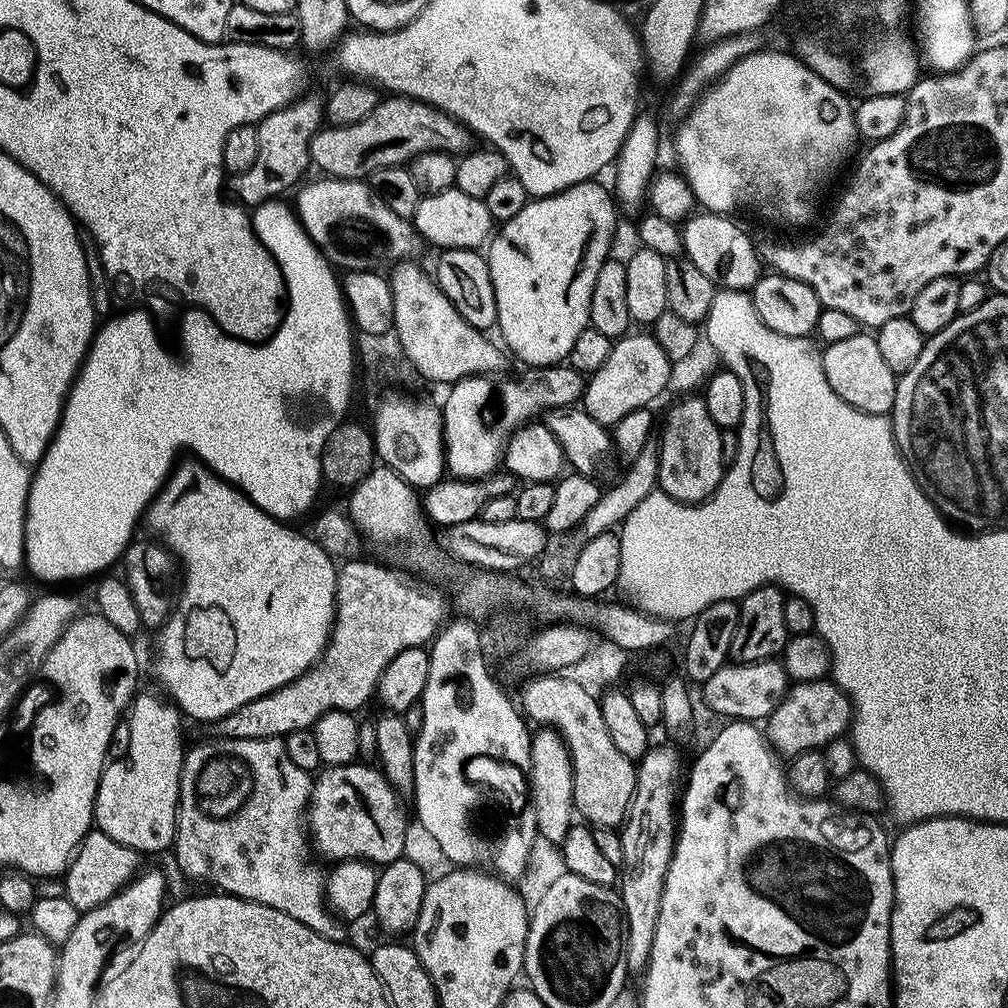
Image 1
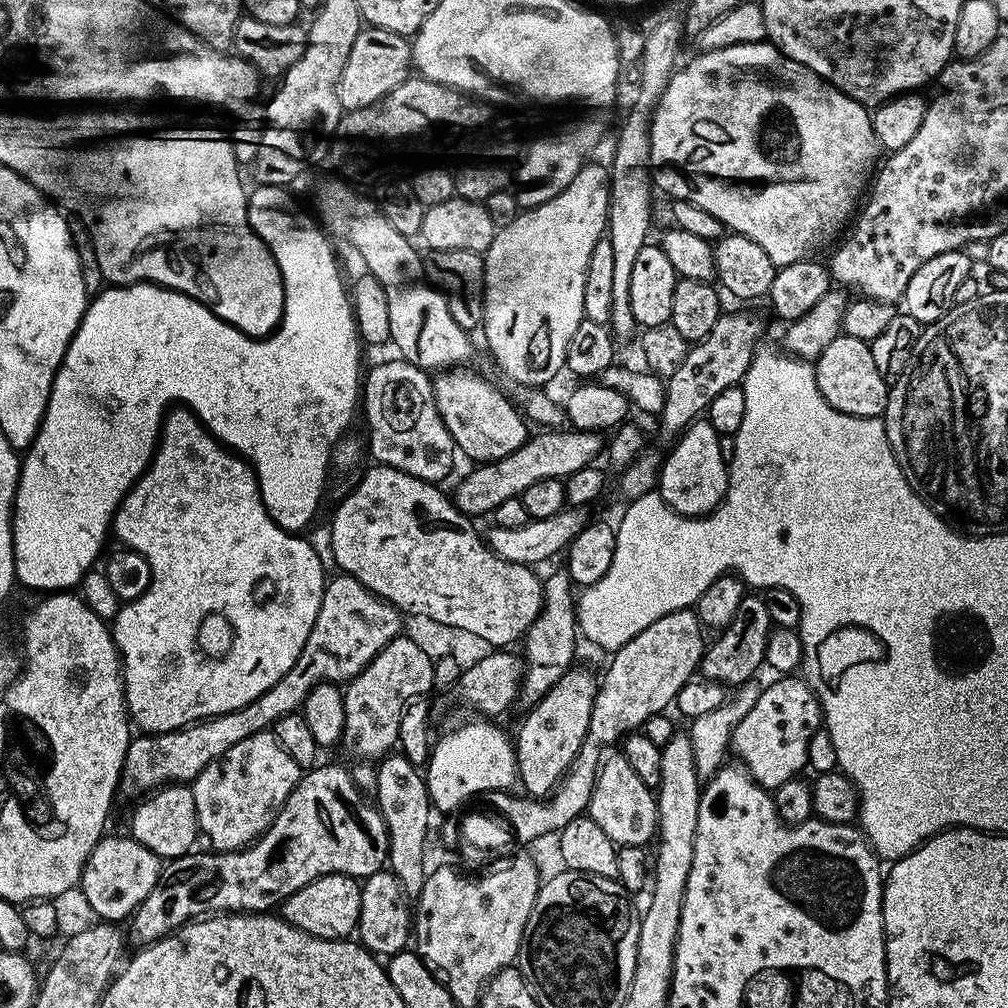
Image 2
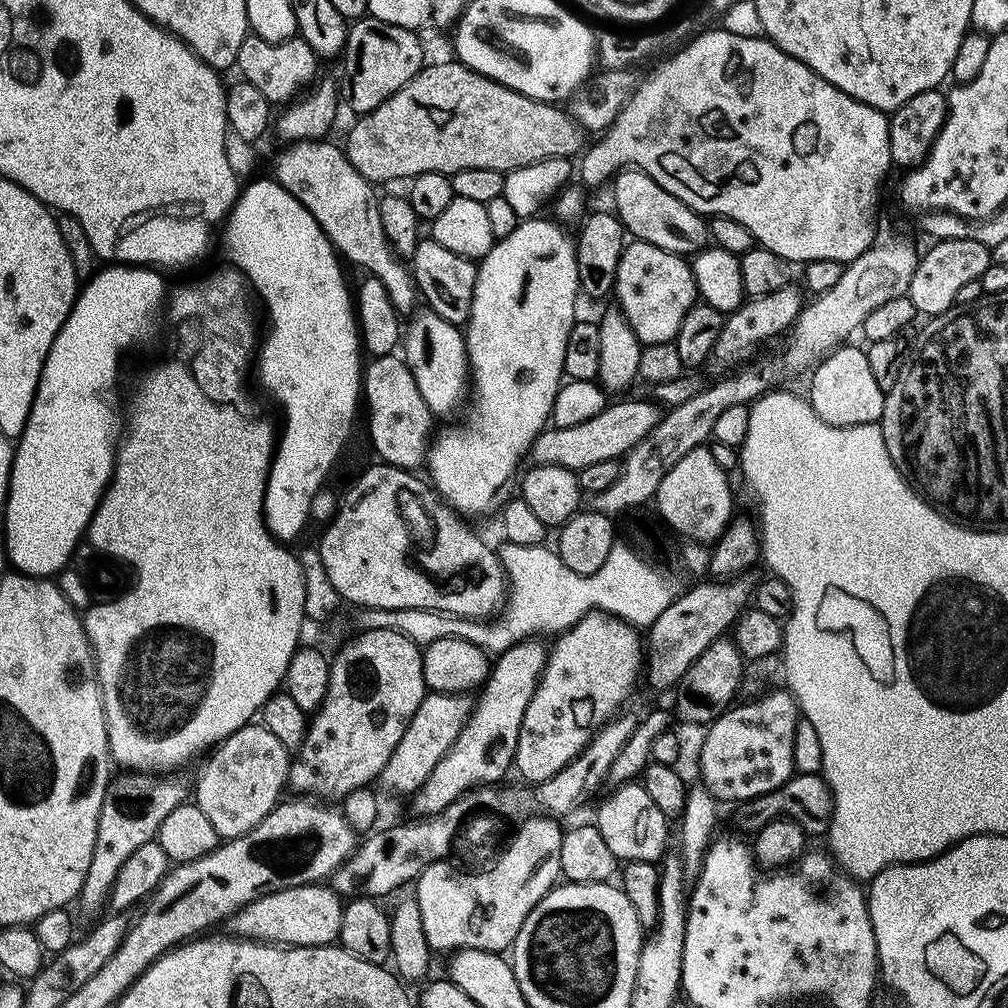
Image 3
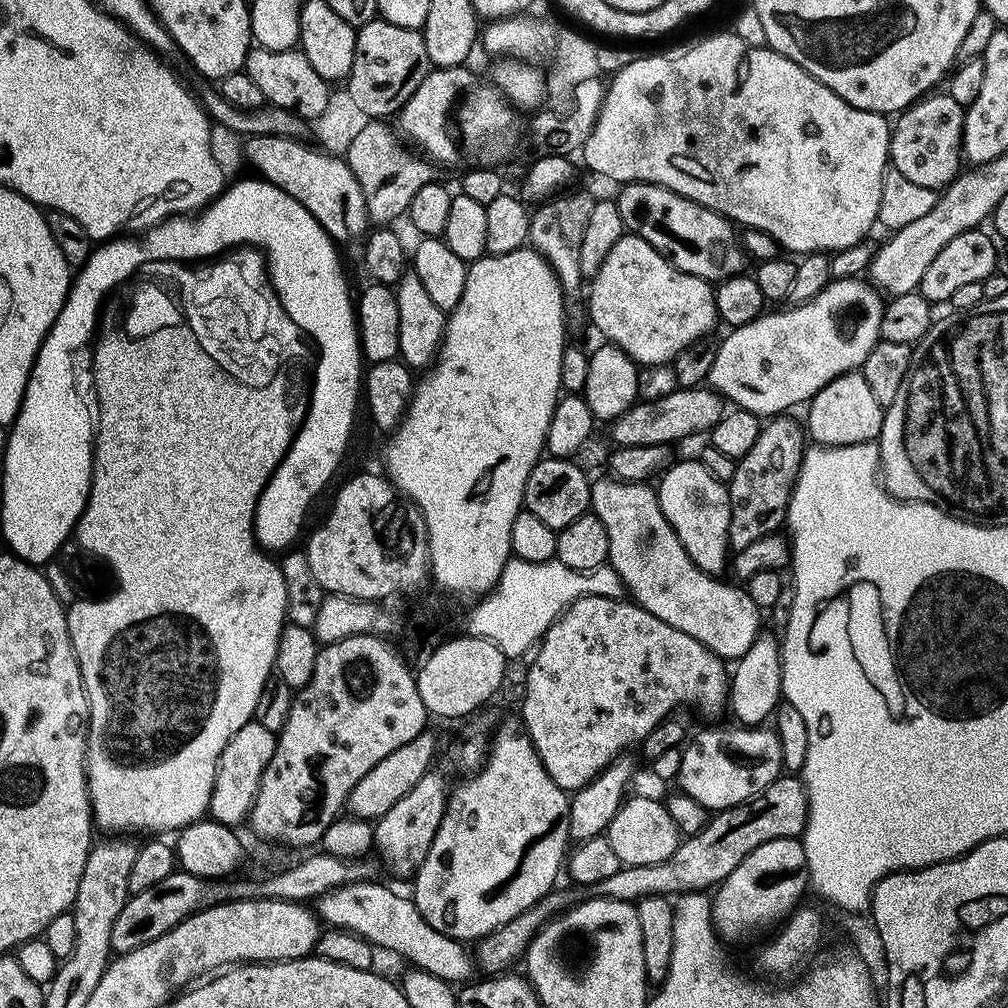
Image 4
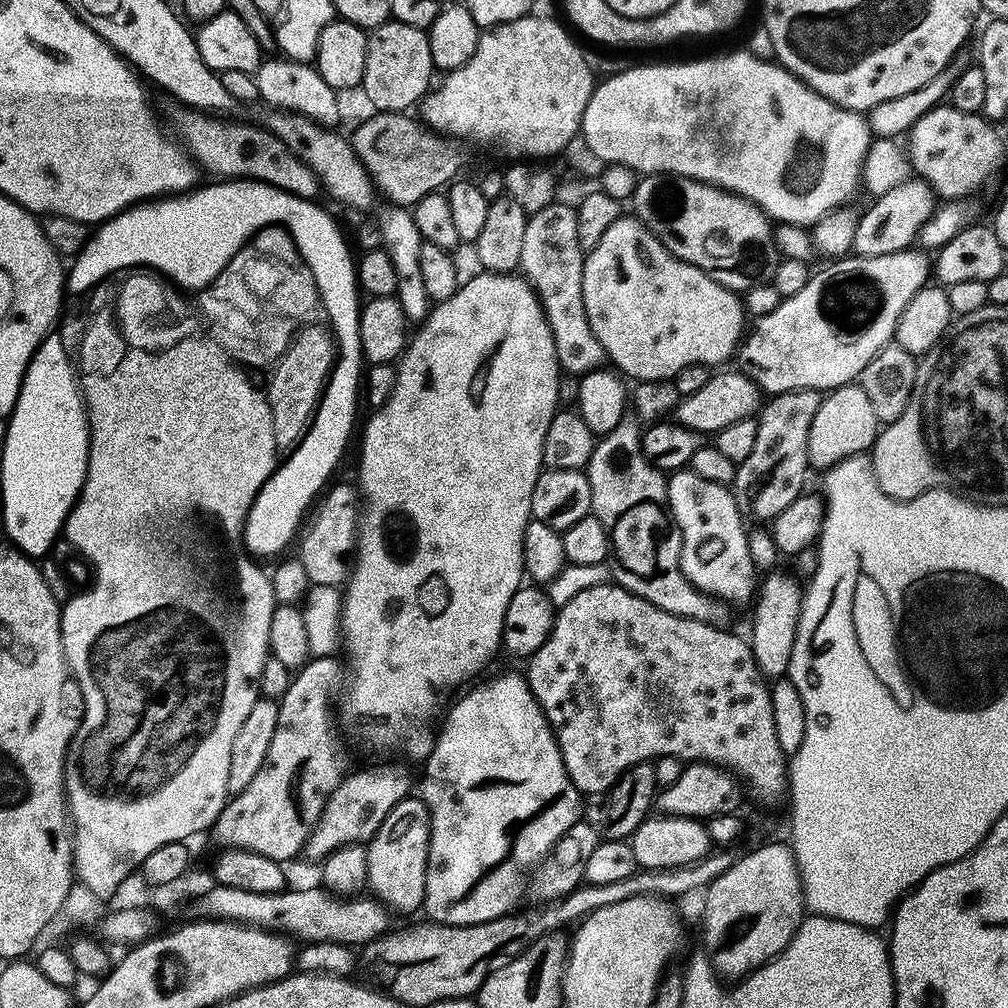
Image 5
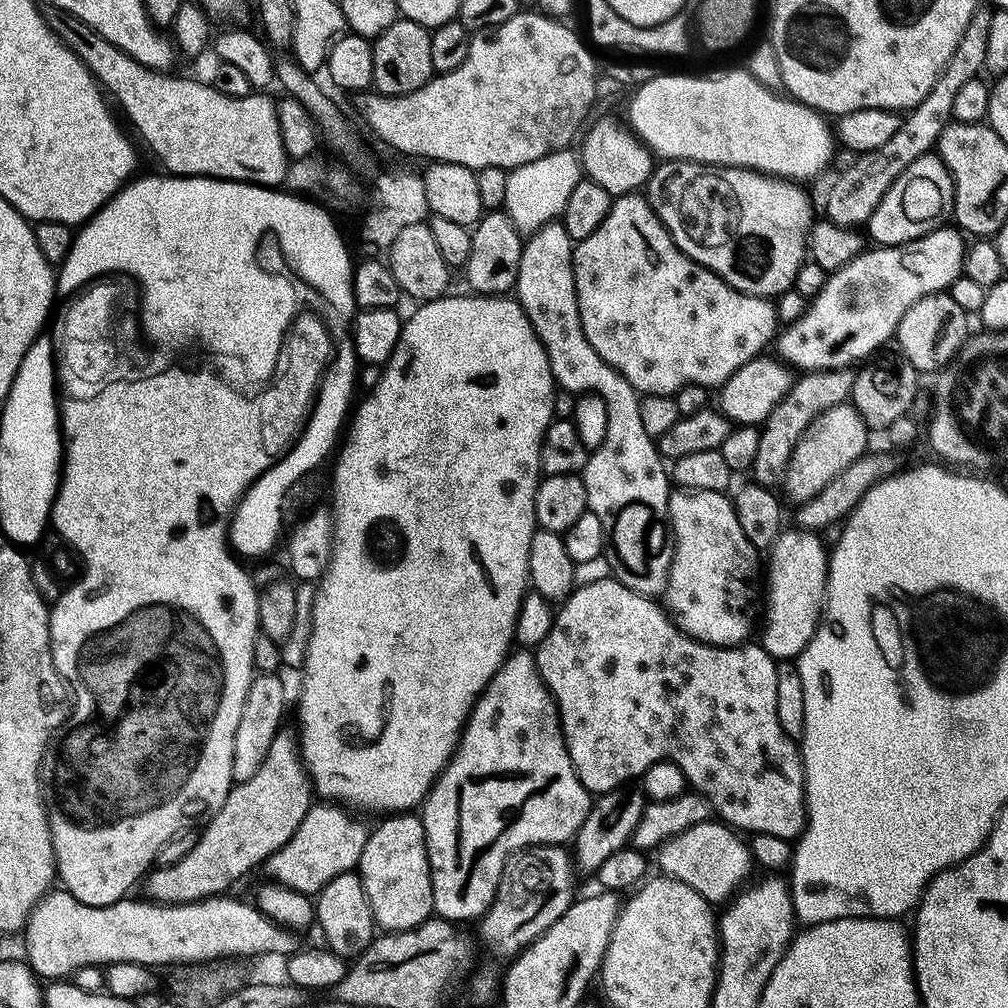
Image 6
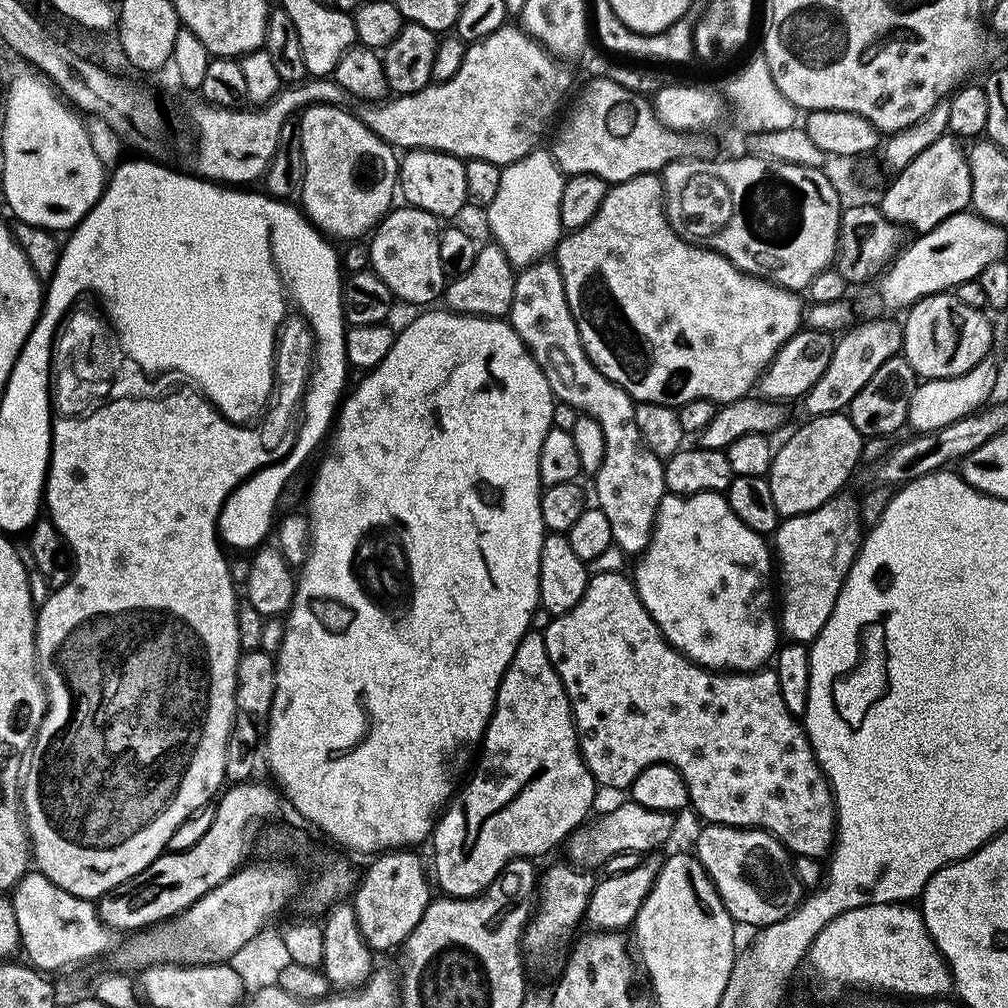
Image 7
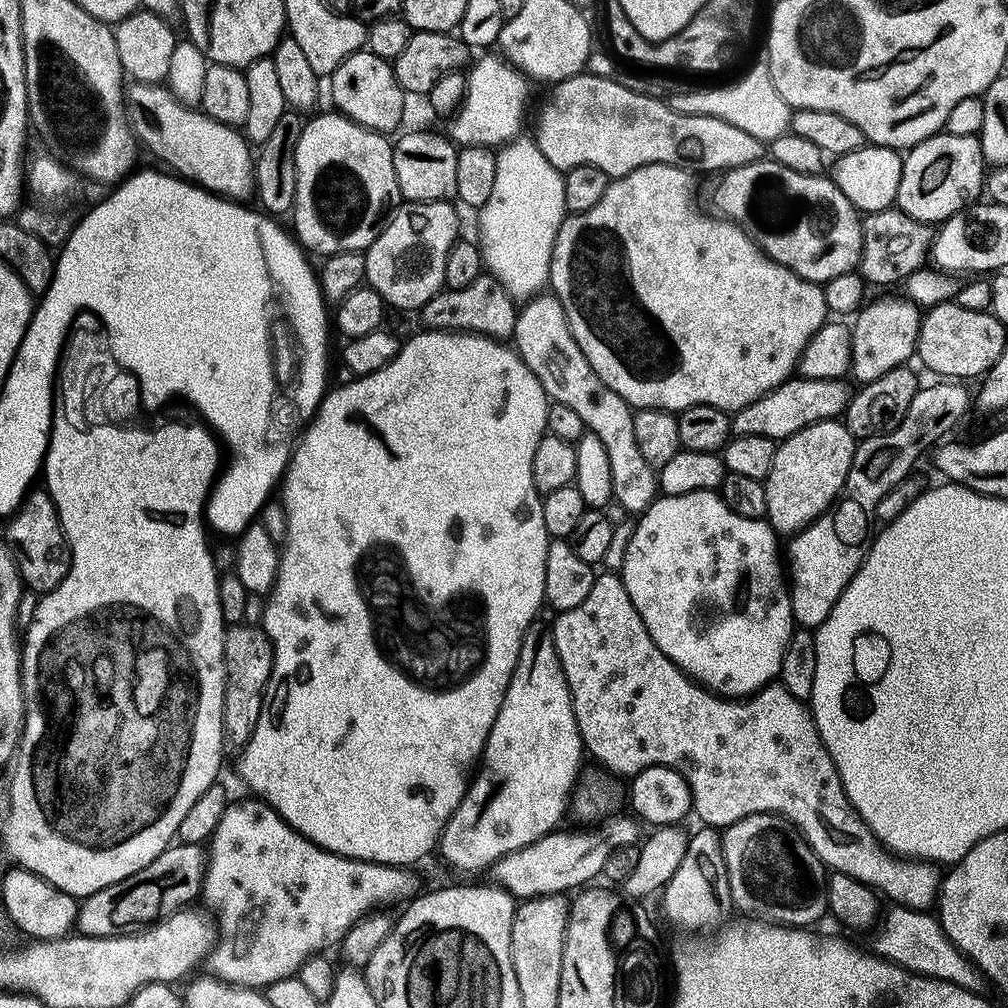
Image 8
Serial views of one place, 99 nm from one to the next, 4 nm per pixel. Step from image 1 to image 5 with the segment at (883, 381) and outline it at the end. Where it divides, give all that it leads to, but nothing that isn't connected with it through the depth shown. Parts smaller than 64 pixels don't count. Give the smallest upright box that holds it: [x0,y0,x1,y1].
[808,383,878,469]

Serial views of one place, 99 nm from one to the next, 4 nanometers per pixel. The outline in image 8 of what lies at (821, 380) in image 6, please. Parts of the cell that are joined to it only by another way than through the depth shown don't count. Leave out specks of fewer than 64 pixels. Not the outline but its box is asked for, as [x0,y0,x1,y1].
[850,294,921,384]

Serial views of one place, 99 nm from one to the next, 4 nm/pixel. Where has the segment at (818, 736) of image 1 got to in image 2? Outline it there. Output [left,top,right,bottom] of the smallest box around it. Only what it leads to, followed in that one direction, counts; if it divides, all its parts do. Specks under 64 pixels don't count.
[731,674,822,790]

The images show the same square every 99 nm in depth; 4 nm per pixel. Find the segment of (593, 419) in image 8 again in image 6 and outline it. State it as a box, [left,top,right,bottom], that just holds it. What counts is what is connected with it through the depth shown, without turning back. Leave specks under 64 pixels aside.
[514,226,674,598]

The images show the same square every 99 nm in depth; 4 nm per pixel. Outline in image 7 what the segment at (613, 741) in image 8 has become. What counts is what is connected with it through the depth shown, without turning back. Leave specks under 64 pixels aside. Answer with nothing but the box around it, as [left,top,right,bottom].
[543,572,836,856]

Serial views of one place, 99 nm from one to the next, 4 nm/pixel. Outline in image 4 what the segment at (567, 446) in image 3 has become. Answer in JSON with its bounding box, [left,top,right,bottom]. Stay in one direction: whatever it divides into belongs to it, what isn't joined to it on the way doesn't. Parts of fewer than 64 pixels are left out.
[612,386,724,445]

